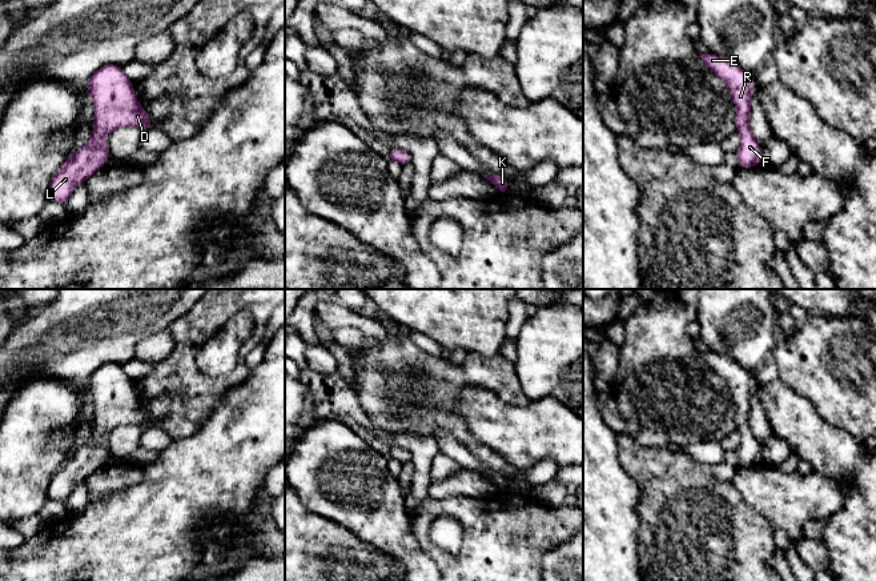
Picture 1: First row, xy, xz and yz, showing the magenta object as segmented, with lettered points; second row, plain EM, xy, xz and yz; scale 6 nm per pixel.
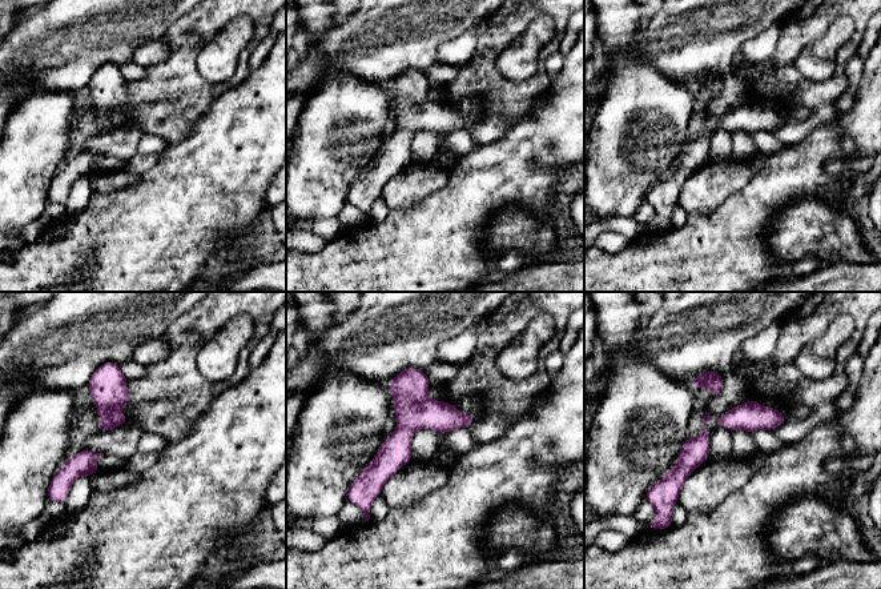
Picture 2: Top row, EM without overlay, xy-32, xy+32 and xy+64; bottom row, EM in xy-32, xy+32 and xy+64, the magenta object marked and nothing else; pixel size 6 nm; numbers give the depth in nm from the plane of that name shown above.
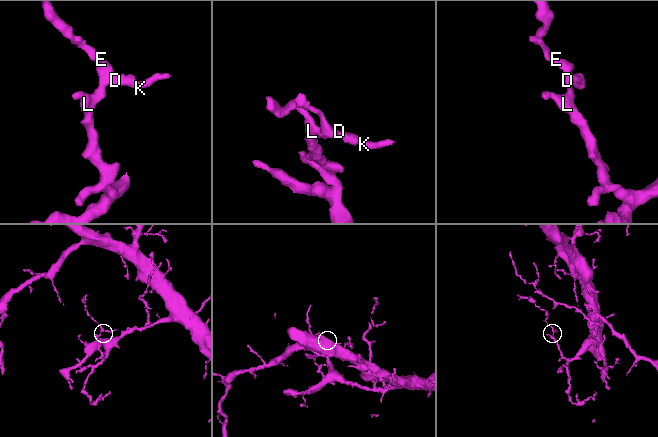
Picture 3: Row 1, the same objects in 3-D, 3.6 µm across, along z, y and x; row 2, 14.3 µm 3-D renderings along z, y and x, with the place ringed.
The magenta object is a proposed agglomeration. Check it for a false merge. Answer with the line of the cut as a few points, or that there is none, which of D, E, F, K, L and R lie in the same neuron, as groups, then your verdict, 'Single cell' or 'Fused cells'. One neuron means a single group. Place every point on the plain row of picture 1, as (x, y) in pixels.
No split. Groups: D E F K L R. Single cell

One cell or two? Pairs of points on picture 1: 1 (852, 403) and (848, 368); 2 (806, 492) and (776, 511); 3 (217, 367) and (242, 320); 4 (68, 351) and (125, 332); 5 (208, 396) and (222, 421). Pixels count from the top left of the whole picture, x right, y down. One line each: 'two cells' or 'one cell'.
1: one cell
2: one cell
3: one cell
4: one cell
5: two cells

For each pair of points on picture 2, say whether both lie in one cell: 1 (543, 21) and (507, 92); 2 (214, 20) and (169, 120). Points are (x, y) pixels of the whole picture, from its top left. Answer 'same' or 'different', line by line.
1: different
2: same

